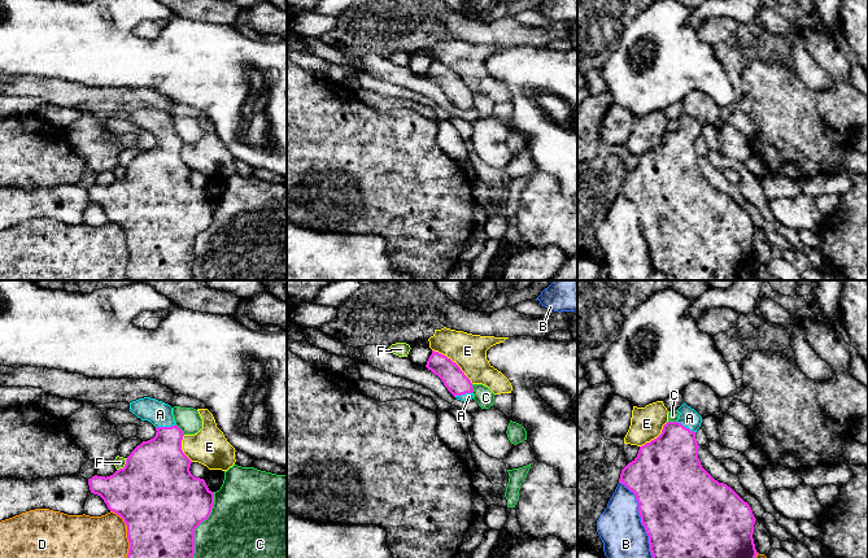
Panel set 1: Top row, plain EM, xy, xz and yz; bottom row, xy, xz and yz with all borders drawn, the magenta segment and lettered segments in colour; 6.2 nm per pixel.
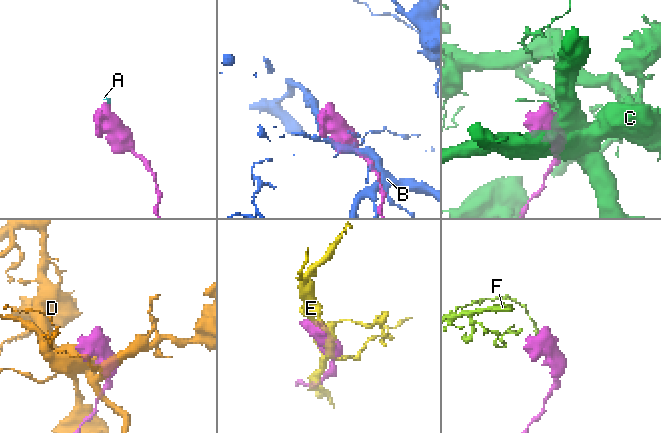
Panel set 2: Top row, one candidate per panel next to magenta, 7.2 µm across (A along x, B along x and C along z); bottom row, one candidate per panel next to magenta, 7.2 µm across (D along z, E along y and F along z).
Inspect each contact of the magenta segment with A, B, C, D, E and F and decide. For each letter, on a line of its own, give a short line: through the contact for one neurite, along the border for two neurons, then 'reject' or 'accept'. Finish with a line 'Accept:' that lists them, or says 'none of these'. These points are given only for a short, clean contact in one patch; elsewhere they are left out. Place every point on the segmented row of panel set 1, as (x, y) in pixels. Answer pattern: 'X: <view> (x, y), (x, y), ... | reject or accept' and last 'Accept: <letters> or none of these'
A: xy (158, 466), (165, 449), (165, 427), (160, 414) | accept
B: reject
C: reject
D: reject
E: reject
F: reject
Accept: A

